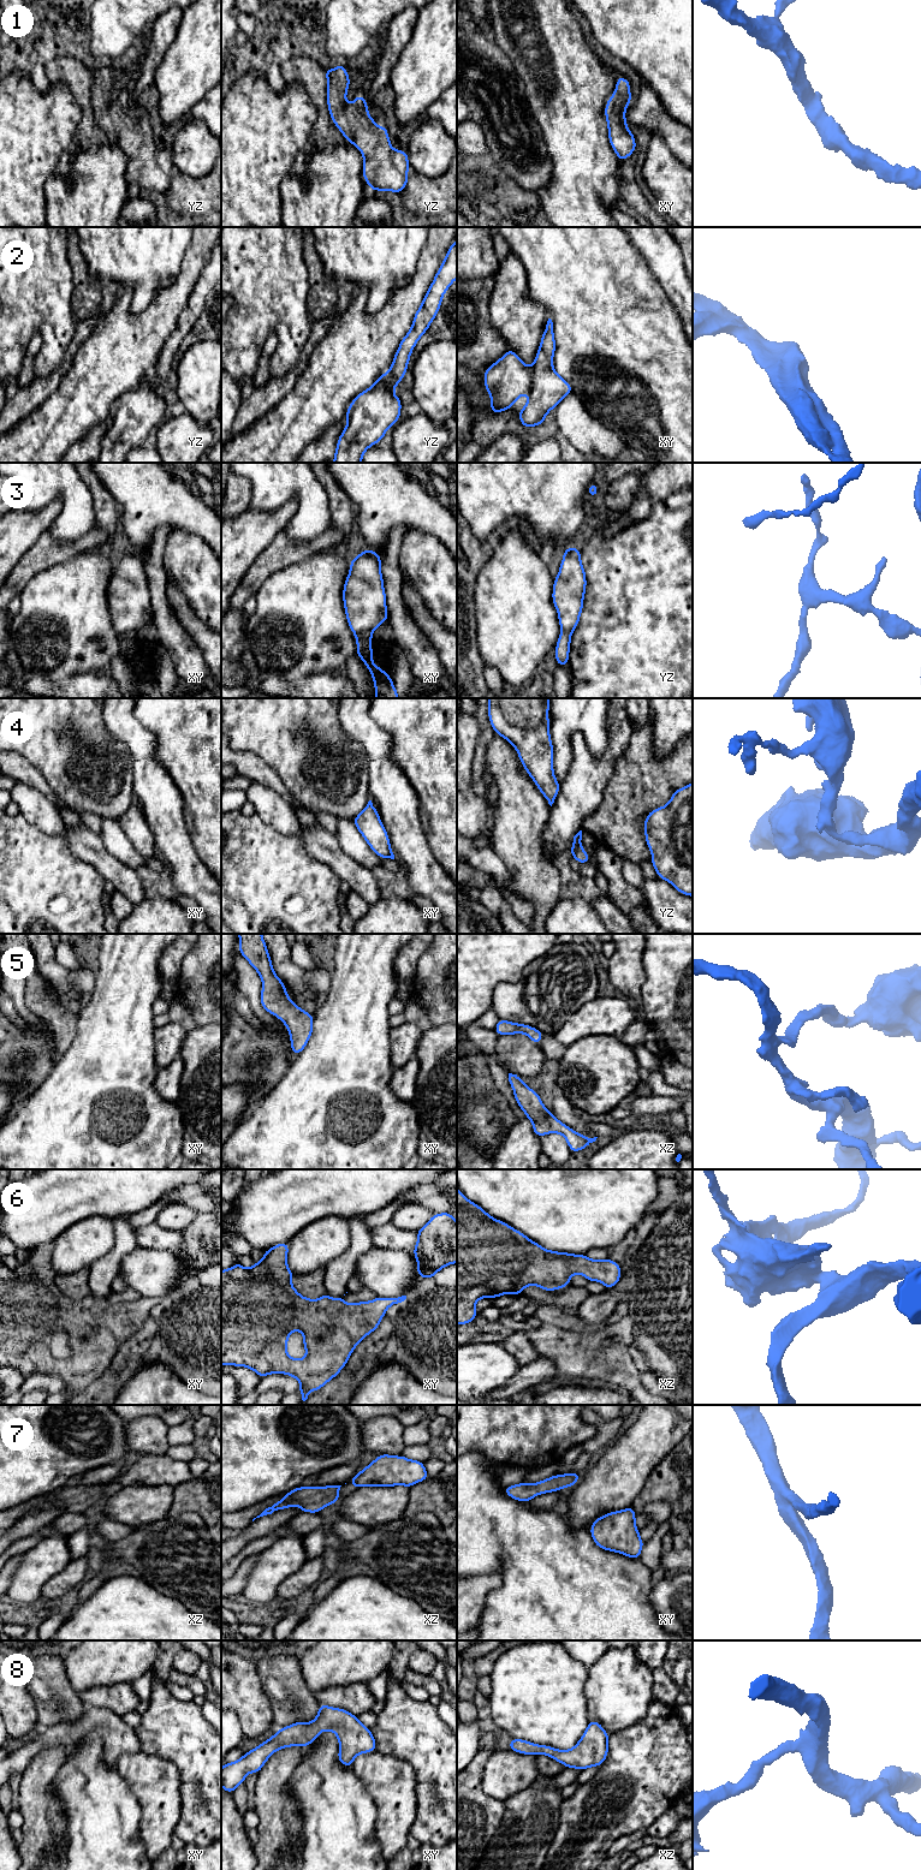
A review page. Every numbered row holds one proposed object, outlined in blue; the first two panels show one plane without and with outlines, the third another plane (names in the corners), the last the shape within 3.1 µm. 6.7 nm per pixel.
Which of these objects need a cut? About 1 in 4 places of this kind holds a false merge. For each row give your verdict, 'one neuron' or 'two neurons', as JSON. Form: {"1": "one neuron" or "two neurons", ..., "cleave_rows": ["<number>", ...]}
{"1": "one neuron", "2": "one neuron", "3": "two neurons", "4": "one neuron", "5": "one neuron", "6": "one neuron", "7": "one neuron", "8": "one neuron", "cleave_rows": ["3"]}

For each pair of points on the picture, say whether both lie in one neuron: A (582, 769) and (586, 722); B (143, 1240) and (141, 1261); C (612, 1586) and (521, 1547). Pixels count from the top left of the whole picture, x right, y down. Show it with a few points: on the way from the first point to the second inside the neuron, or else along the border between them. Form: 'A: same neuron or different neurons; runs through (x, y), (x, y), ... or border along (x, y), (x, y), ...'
A: different neurons; border along (606, 721), (605, 751), (575, 732), (570, 763)
B: different neurons; border along (138, 1246), (170, 1250)
C: same neuron; runs through (589, 1586), (568, 1586), (544, 1562)

